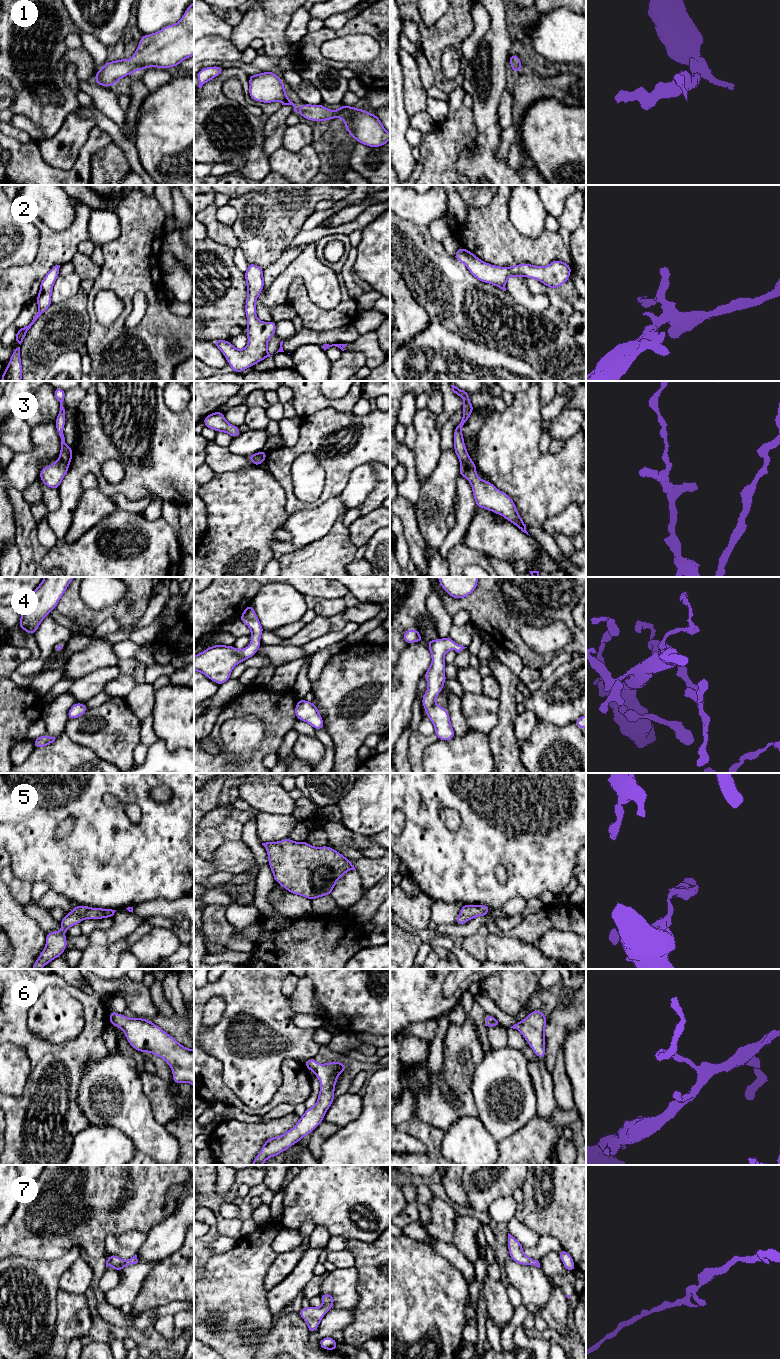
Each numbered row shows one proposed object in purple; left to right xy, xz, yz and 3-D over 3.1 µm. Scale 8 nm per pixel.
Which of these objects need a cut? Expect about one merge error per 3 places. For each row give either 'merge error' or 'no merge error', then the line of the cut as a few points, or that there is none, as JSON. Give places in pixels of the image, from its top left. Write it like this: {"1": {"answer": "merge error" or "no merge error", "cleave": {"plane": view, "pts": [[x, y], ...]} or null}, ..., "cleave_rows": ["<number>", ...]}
{"1": {"answer": "no merge error", "cleave": null}, "2": {"answer": "no merge error", "cleave": null}, "3": {"answer": "merge error", "cleave": {"plane": "xy", "pts": [[59, 458], [68, 464]]}}, "4": {"answer": "no merge error", "cleave": null}, "5": {"answer": "no merge error", "cleave": null}, "6": {"answer": "no merge error", "cleave": null}, "7": {"answer": "no merge error", "cleave": null}, "cleave_rows": ["3"]}

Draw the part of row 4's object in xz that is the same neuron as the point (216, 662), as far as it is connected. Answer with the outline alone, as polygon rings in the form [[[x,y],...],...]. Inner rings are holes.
[[[252,604],[245,608],[239,619],[252,631],[250,635],[252,642],[249,646],[238,650],[234,646],[219,644],[194,656],[194,671],[203,673],[218,685],[228,681],[232,669],[247,658],[253,657],[261,645],[260,638],[264,629]]]

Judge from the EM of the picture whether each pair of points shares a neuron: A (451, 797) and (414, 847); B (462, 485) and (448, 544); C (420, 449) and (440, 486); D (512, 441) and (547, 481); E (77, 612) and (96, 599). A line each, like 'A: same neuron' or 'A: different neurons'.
A: same neuron
B: same neuron
C: different neurons
D: same neuron
E: different neurons

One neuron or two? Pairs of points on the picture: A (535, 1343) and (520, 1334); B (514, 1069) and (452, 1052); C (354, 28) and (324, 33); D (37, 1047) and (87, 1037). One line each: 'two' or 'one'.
A: one
B: two
C: one
D: one

